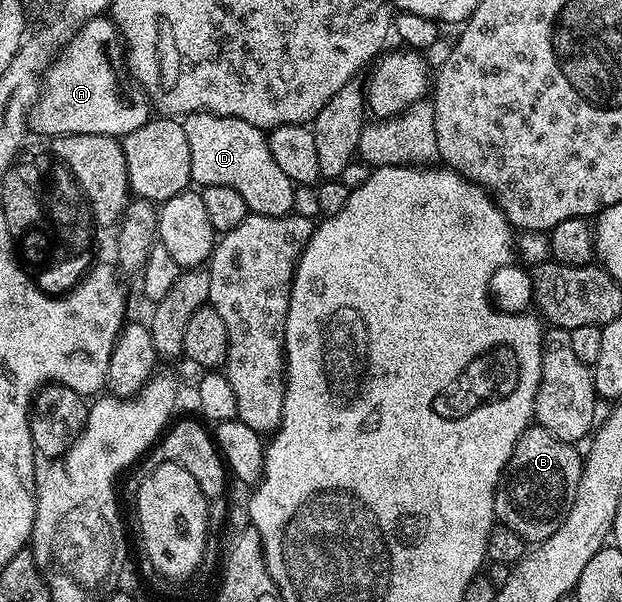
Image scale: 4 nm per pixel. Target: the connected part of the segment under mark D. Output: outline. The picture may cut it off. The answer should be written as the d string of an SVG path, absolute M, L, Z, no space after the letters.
M186 113L181 121L191 150L191 175L198 186L222 185L235 187L243 195L250 213L287 217L294 212L295 184L275 163L268 147L268 136L243 119L224 117L214 113Z

